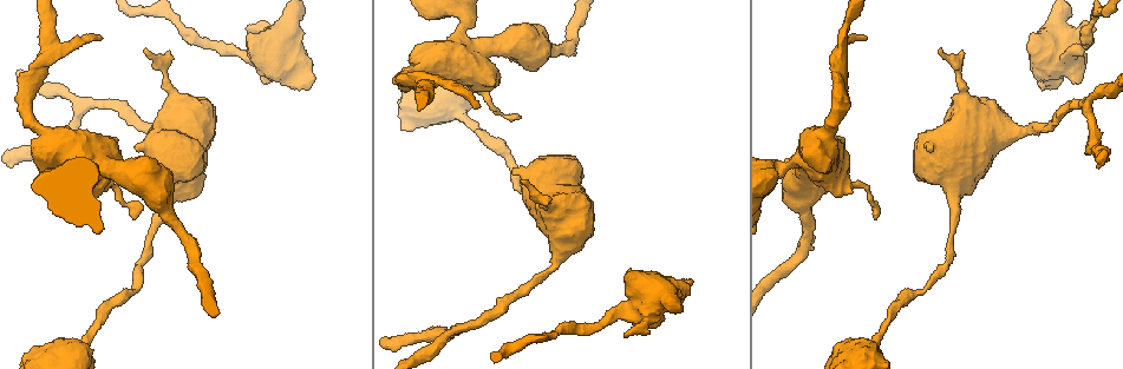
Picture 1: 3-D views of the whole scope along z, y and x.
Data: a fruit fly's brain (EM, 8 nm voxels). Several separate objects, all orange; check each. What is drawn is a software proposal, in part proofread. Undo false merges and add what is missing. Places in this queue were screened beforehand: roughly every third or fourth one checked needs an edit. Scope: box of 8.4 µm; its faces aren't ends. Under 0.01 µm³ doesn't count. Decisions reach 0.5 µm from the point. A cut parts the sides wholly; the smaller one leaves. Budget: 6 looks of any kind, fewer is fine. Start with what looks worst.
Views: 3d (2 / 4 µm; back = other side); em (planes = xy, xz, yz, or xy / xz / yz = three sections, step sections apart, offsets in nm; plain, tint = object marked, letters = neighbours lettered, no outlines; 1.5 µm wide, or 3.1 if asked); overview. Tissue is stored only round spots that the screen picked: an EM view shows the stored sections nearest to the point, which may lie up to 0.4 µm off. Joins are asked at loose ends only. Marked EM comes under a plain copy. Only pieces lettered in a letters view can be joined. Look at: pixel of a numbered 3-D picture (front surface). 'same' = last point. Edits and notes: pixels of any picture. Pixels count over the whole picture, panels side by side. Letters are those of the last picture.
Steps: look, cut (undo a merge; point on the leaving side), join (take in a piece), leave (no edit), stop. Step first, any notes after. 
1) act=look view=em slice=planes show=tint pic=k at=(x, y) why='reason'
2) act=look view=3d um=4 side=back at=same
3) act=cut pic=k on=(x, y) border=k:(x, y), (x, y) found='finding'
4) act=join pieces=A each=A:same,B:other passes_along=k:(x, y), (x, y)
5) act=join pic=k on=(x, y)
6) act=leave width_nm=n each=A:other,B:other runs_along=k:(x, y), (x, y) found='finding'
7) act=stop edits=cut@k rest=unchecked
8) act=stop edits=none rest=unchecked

act=look view=3d um=4 side=back pic=1 at=(480, 107) why='free end'

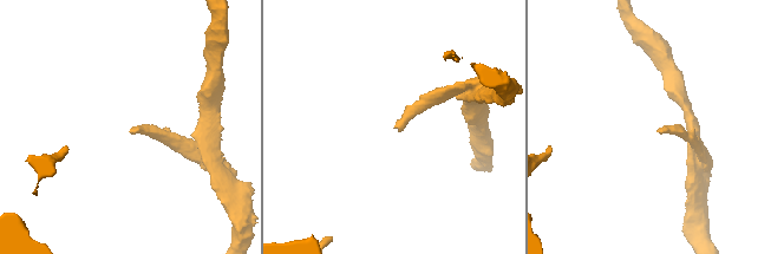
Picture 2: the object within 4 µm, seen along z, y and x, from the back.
act=look view=em slice=planes show=letters pic=2 at=(396, 125) why='need the tissue'

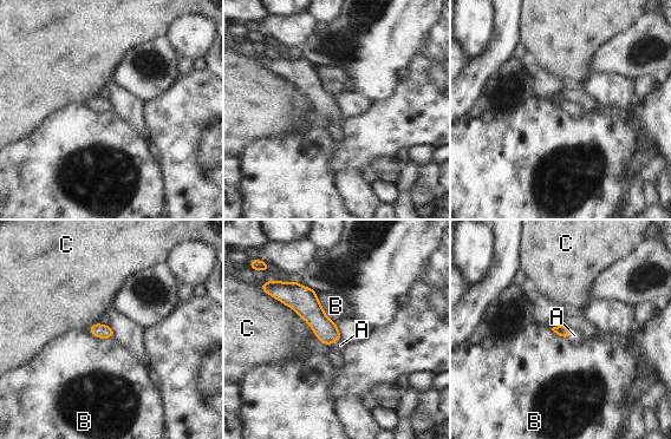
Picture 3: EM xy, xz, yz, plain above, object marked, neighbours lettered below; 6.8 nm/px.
act=join pieces=A each=A:same,B:other,C:other passes_along=3:(326, 331), (336, 339), (340, 345) found='the neuron continues'

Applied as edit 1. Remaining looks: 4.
act=look view=em slice=planes show=letters pic=1 at=(514, 116) why='tapers out'

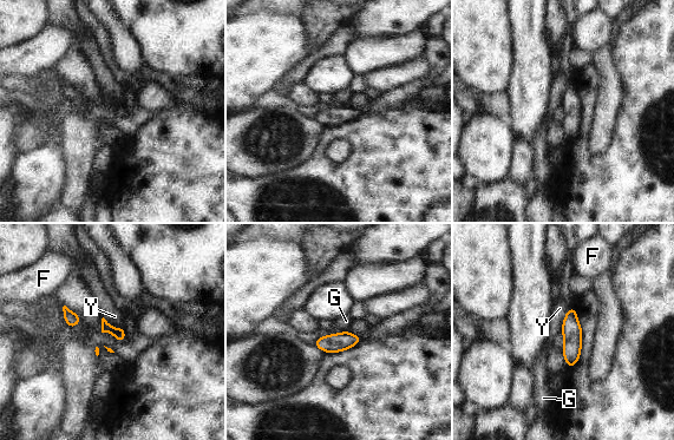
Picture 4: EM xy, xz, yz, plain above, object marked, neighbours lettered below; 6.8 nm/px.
act=leave each=F:other,G:other,Y:other border=4:(571, 307), (565, 314), (560, 332) found='no lettered piece goes on from it'

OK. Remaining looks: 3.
act=stop edits=join@3 rest=unchecked

